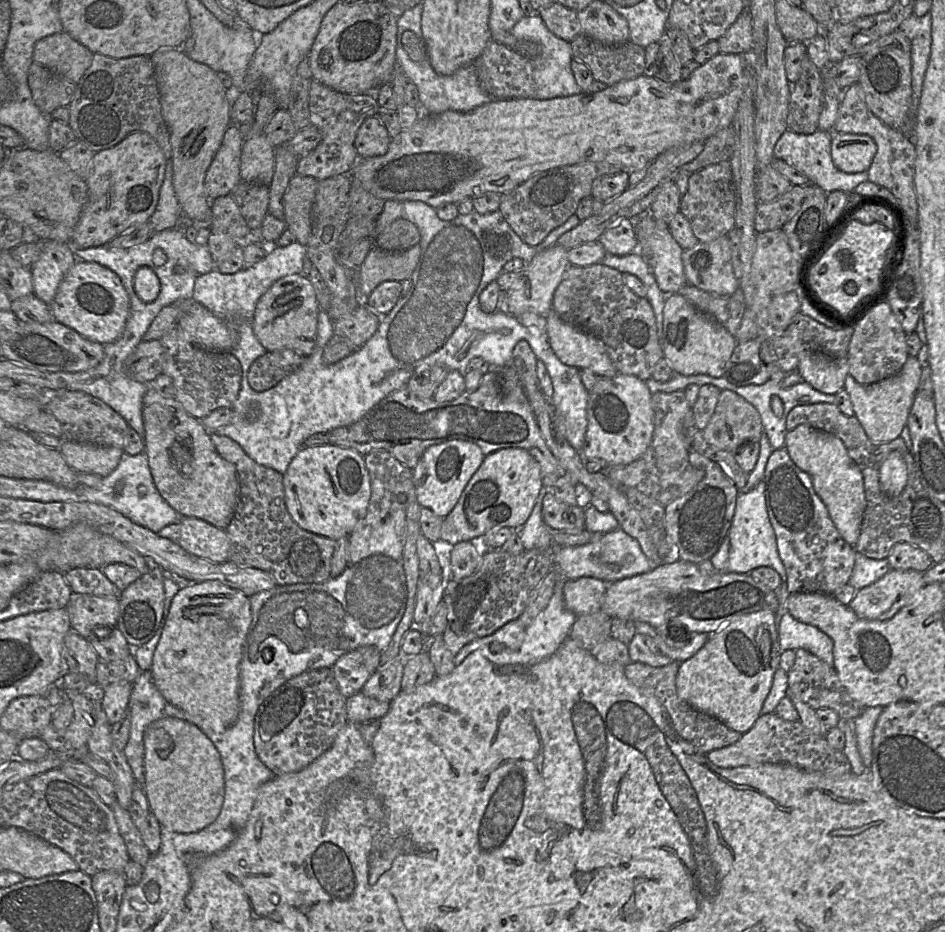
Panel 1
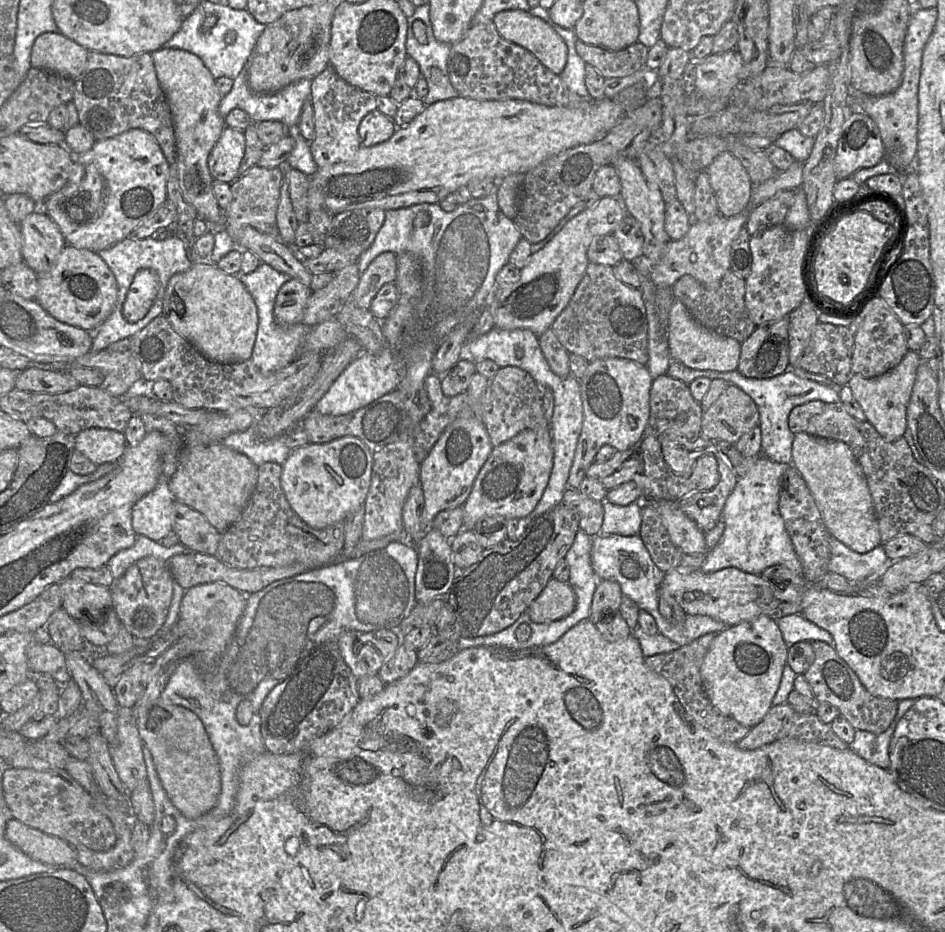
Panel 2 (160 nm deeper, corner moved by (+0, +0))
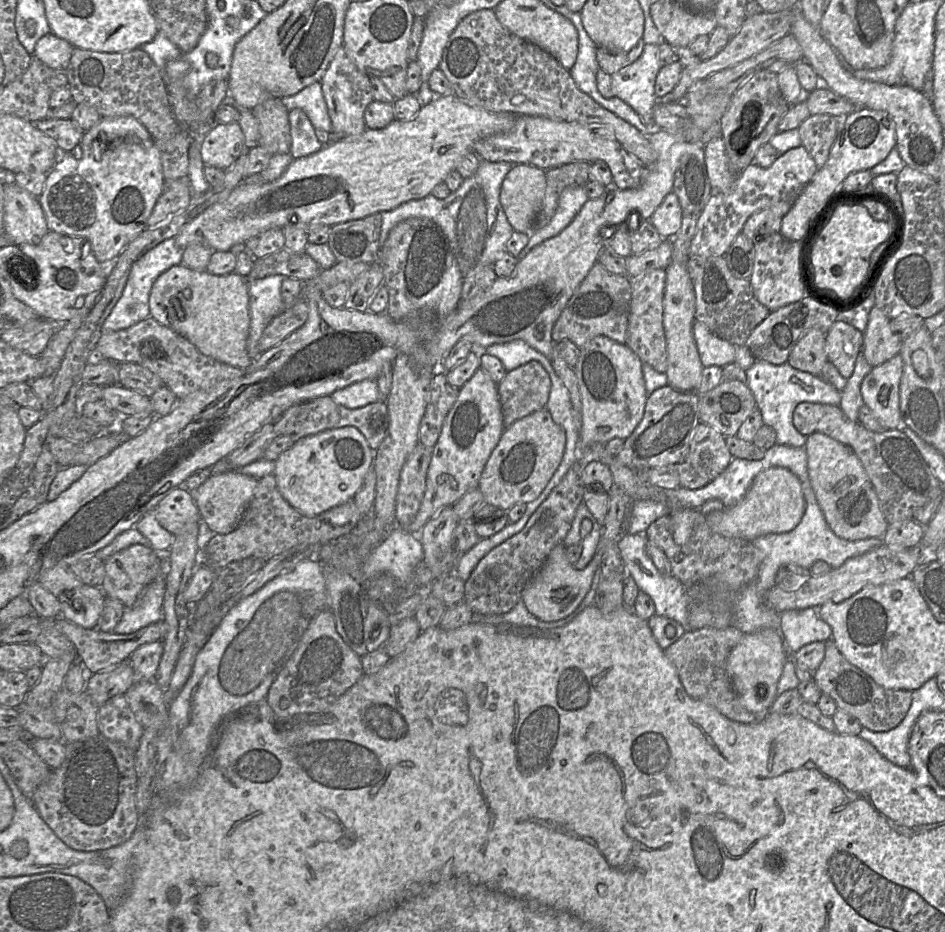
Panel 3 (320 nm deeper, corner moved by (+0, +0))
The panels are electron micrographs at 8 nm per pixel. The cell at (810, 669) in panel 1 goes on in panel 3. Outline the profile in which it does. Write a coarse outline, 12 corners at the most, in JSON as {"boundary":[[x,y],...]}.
{"boundary":[[834,641],[812,678],[863,728],[905,718],[909,690],[891,690],[849,663]]}

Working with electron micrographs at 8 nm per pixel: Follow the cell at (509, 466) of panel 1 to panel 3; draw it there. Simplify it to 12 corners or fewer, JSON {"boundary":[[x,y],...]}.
{"boundary":[[546,407],[505,429],[477,488],[508,512],[537,499],[565,431]]}

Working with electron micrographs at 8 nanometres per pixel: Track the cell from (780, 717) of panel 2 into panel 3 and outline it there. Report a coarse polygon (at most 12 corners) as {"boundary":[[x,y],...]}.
{"boundary":[[797,688],[778,695],[768,713],[799,715],[829,732],[832,717]]}

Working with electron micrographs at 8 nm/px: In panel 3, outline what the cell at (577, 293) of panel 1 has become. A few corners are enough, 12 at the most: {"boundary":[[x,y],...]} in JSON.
{"boundary":[[596,262],[556,320],[554,343],[625,344],[631,279]]}

